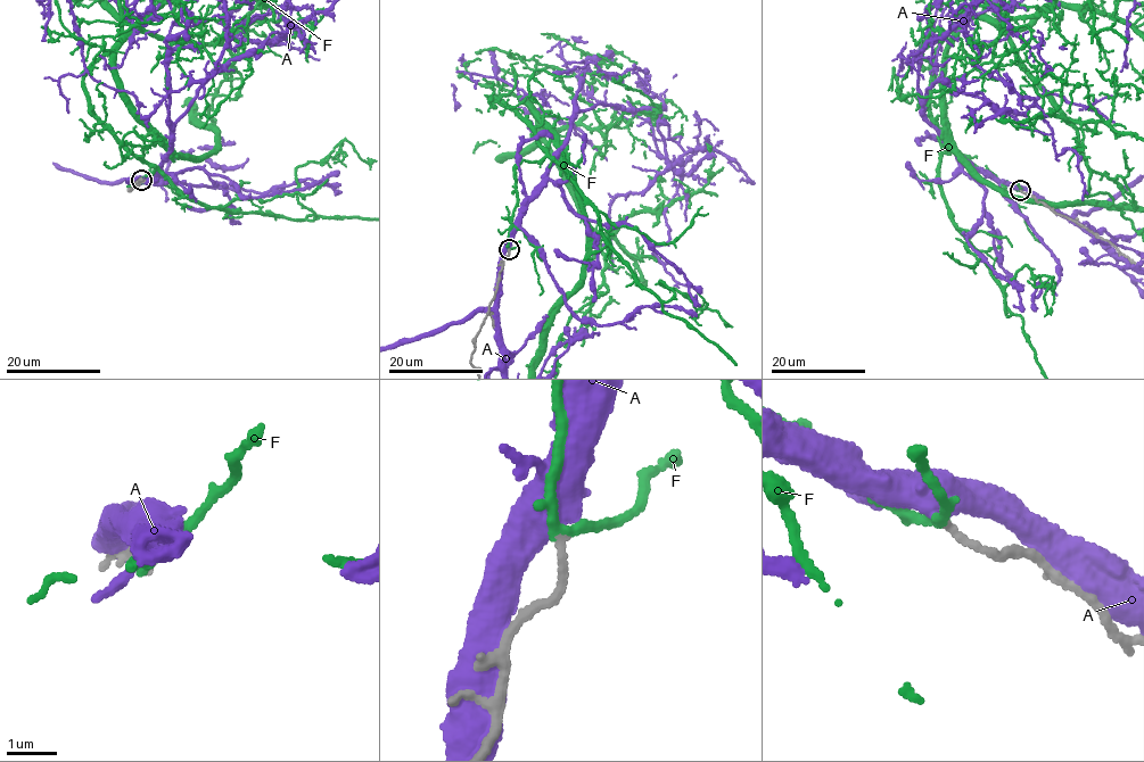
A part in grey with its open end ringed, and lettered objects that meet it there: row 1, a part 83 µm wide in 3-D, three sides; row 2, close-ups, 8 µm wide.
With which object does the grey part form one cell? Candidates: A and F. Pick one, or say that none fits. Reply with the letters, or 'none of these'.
F

